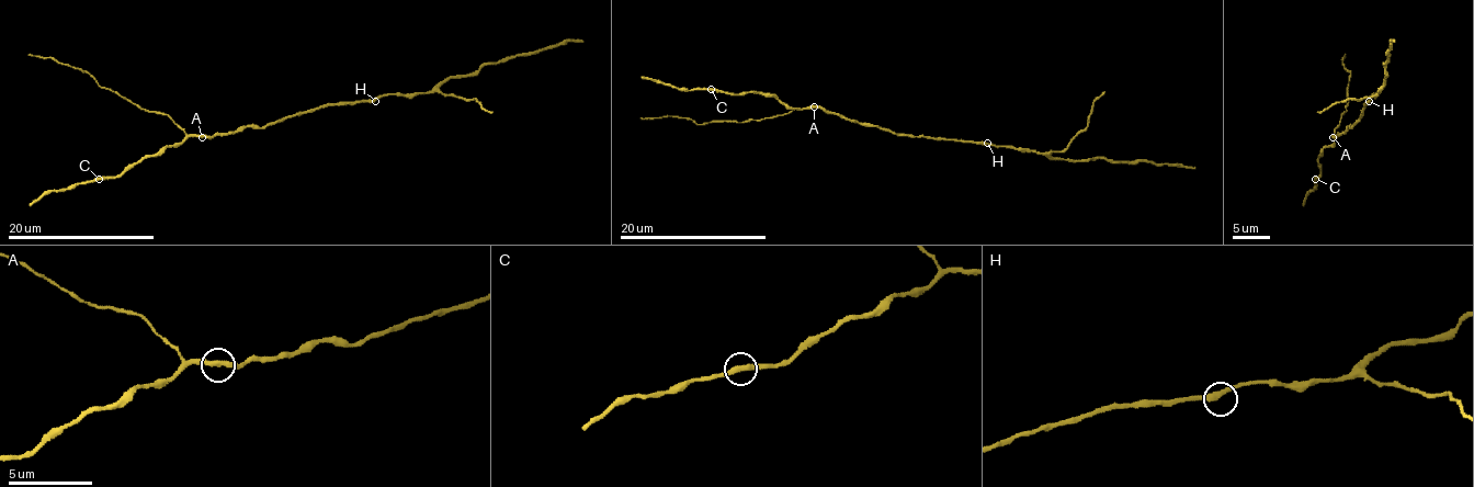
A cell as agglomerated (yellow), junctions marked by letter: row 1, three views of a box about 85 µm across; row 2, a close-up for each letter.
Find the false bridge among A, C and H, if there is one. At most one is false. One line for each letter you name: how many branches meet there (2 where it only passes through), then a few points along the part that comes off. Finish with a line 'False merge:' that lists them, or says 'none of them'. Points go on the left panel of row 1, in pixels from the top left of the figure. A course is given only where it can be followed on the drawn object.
False merge: none of them

